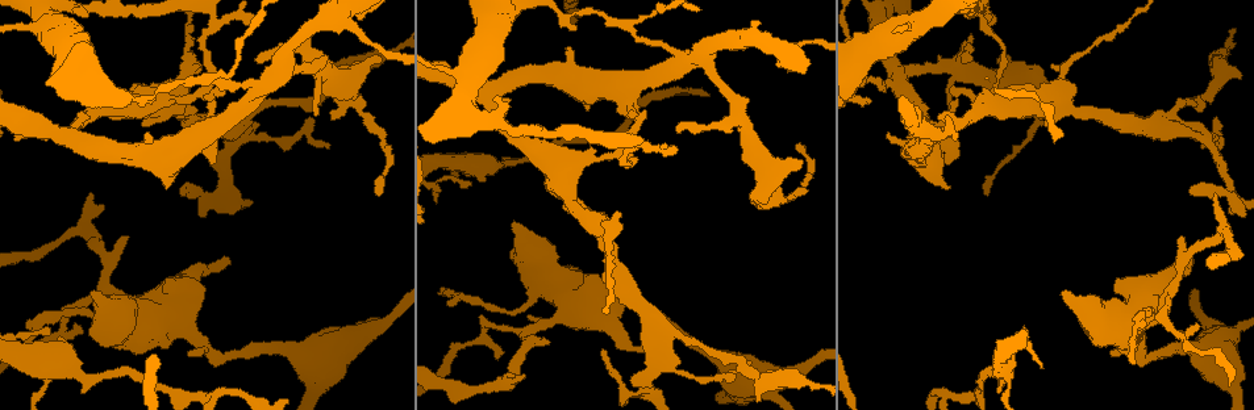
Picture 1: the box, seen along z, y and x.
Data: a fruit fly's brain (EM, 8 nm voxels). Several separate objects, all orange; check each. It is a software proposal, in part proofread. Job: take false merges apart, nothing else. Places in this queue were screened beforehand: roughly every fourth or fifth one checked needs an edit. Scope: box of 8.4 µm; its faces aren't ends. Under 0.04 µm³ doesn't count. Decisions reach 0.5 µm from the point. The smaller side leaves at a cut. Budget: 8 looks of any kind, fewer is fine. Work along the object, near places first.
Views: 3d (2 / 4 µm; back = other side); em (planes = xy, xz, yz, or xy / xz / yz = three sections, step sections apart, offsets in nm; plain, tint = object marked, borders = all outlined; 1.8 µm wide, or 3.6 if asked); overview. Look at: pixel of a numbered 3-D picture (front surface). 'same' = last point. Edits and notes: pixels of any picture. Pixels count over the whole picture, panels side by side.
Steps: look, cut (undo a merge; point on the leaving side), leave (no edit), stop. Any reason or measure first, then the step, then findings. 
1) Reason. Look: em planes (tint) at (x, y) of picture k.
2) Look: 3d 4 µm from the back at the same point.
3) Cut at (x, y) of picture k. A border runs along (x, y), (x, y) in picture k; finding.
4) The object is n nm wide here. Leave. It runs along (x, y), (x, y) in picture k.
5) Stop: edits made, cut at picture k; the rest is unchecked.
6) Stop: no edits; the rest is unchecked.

Calibre changes. Look: em 3.6 µm planes (tint) at (213, 21) of picture 1.

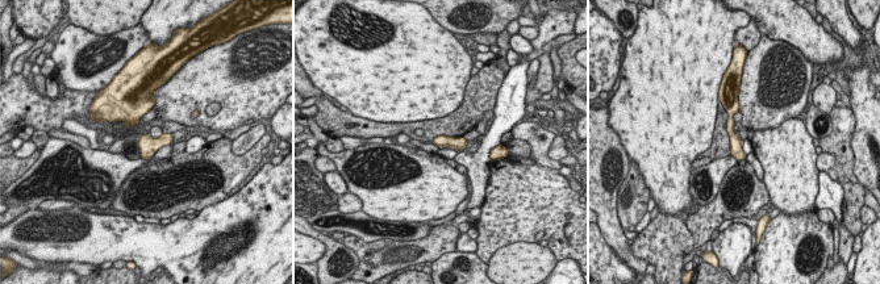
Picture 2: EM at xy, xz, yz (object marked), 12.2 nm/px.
Leave. It runs along (734, 103), (730, 132), (742, 155) in picture 2; one cell here.

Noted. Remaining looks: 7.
Looks like a crossing. Look: 3d 4 µm at (684, 60) of picture 1.

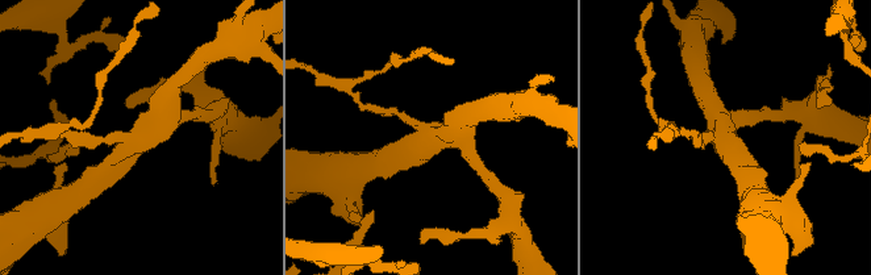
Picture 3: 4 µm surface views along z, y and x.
Look: em planes (borders) at (429, 136) of picture 3.

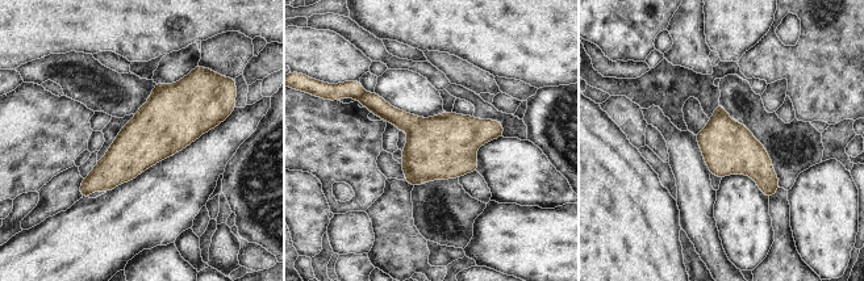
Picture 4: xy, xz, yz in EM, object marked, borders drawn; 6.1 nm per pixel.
Cut at (354, 89) of picture 4. A border runs along (364, 92), (357, 99) in picture 4; a second cell is stuck on.

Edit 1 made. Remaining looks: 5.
Stop: edits made, cut at picture 4; the rest is unchecked.

